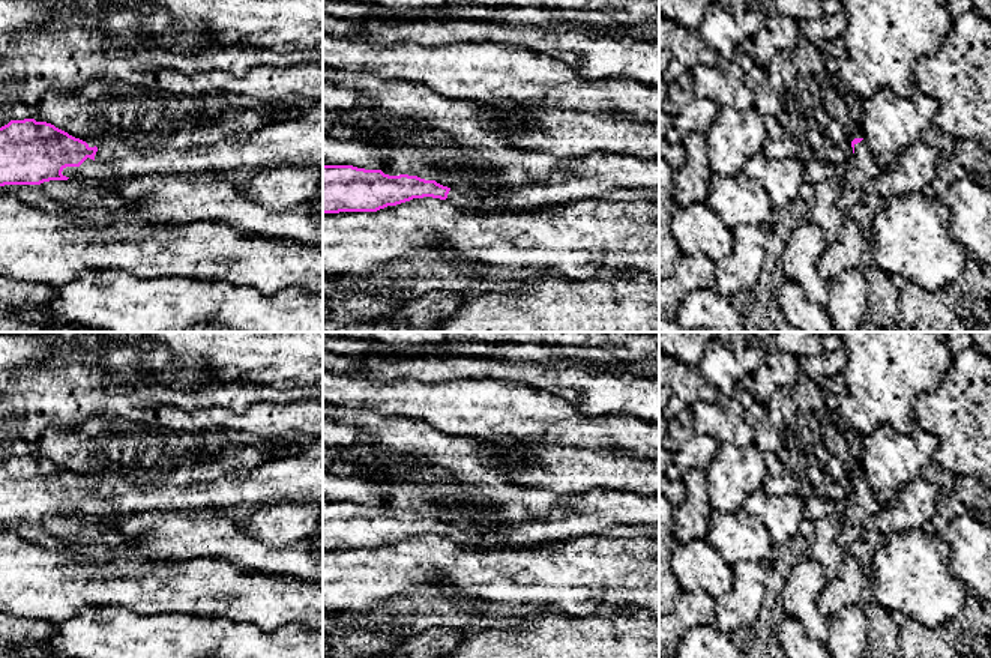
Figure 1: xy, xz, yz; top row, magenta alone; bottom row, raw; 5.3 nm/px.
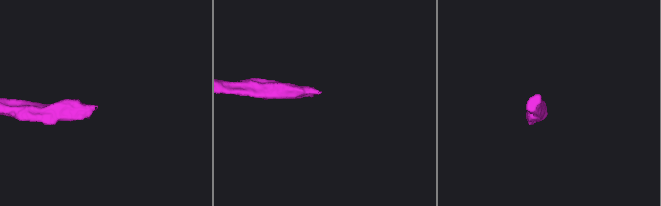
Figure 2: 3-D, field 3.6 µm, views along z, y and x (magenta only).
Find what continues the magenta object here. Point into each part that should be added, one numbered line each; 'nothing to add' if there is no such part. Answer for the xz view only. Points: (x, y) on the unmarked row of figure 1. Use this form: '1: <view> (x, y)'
1: xz (464, 538)

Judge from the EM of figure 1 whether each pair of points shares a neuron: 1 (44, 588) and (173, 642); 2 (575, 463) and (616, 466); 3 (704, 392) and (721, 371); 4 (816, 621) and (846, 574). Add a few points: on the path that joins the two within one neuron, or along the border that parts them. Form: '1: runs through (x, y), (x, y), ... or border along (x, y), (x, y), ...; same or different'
1: border along (125, 607), (84, 607), (57, 624); different
2: runs through (586, 466), (605, 466); same
3: border along (695, 367), (721, 398); different
4: border along (828, 580), (819, 600), (819, 609), (828, 618); different

